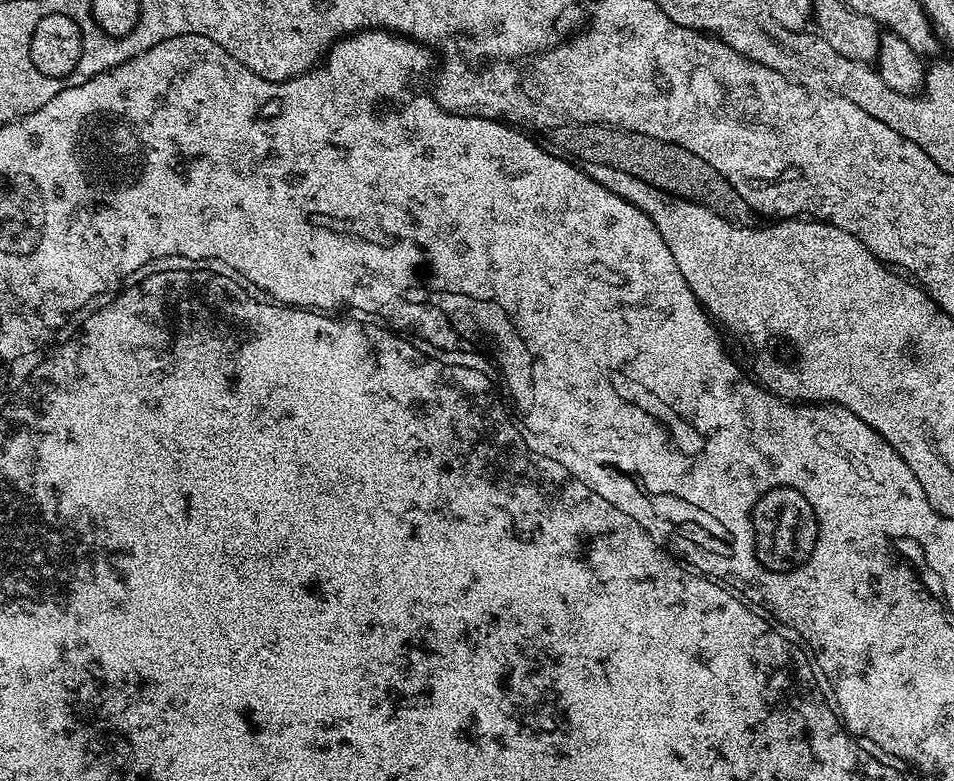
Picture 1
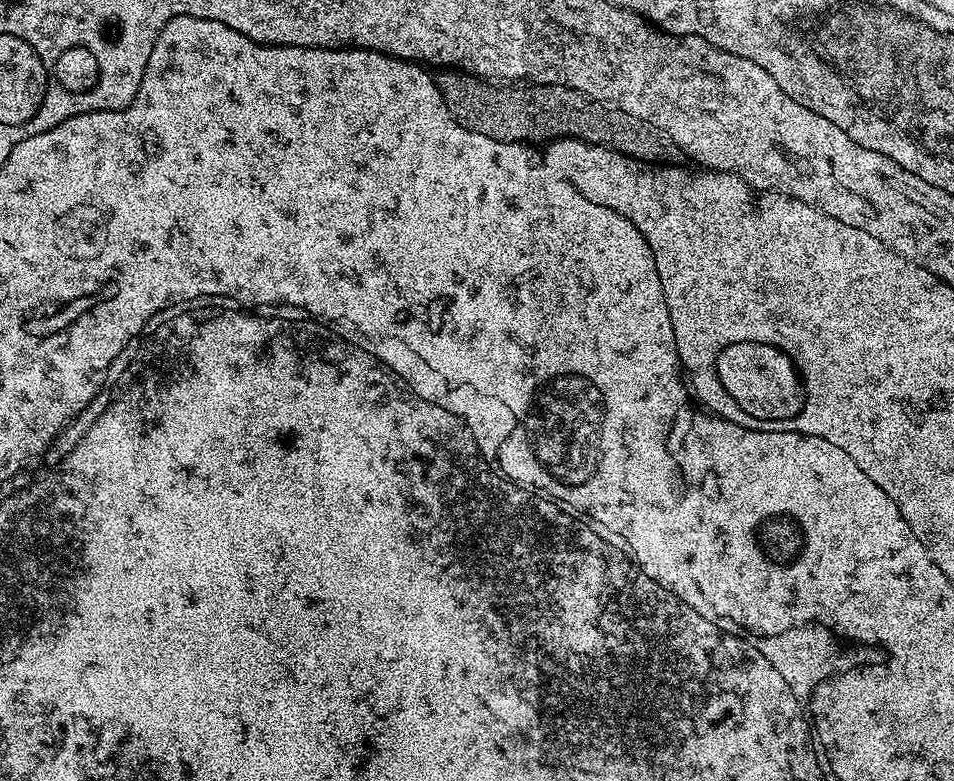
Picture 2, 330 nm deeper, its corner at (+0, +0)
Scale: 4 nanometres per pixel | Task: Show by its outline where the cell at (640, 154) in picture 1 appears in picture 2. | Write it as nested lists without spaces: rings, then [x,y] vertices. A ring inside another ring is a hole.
[[[444,70],[436,76],[436,84],[440,88],[446,106],[452,116],[466,130],[474,134],[486,134],[486,138],[507,140],[509,142],[536,142],[532,140],[555,141],[557,138],[574,138],[587,144],[606,146],[623,156],[640,160],[644,164],[685,163],[686,157],[681,148],[669,138],[658,126],[650,126],[650,122],[642,122],[642,118],[634,118],[634,114],[626,114],[626,110],[616,108],[612,104],[603,104],[600,100],[592,100],[586,94],[561,84],[533,84],[531,82],[489,82],[487,79],[474,76],[463,70]]]

